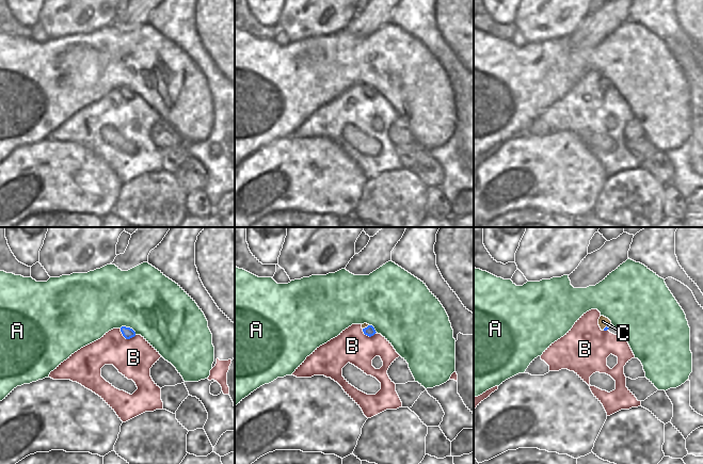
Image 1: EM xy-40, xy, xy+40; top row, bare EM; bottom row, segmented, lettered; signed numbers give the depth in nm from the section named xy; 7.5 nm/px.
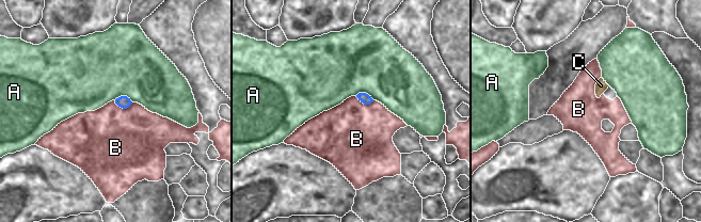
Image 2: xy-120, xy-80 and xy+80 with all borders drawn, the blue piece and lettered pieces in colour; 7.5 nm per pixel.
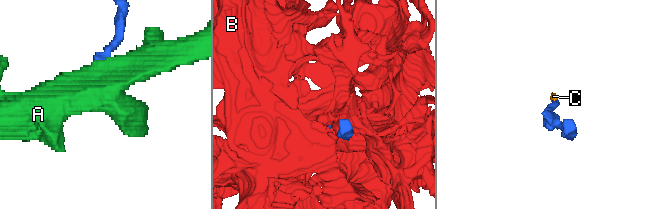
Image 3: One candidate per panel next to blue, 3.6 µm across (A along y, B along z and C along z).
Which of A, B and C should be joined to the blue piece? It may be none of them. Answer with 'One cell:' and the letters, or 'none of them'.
One cell: C

